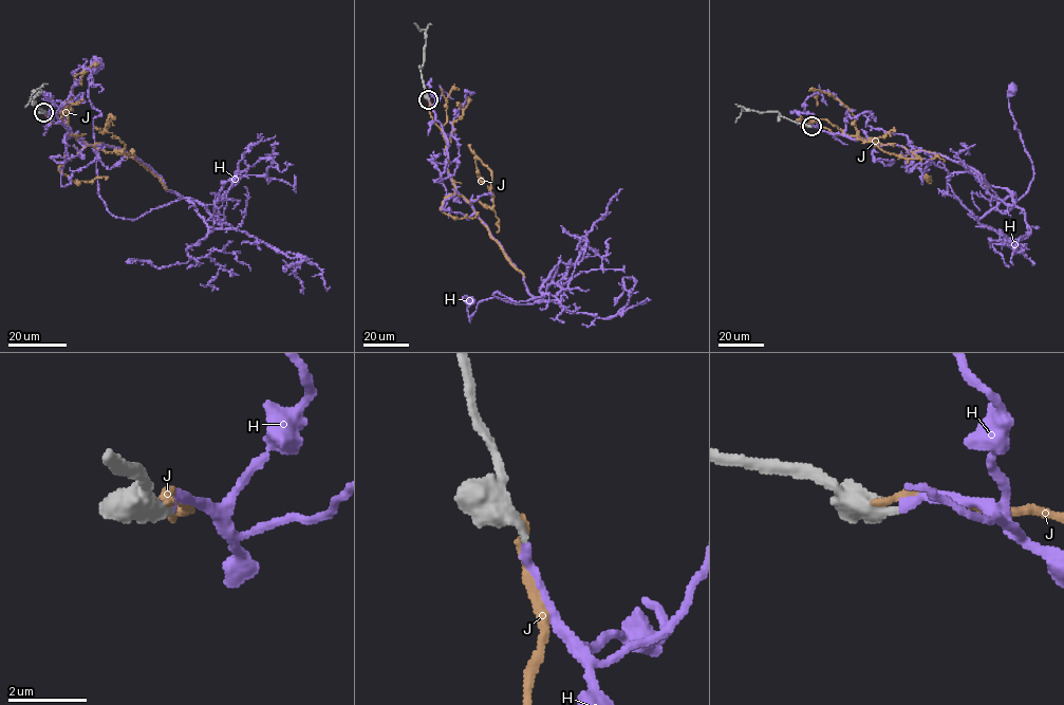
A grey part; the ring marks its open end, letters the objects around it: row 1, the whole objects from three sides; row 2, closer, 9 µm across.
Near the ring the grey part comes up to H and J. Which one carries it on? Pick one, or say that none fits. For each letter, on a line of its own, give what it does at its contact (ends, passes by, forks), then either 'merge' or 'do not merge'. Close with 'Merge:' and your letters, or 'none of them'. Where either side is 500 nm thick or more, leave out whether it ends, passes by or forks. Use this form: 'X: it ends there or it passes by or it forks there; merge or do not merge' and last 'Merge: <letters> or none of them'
H: it ends there; merge
J: do not merge
Merge: H

